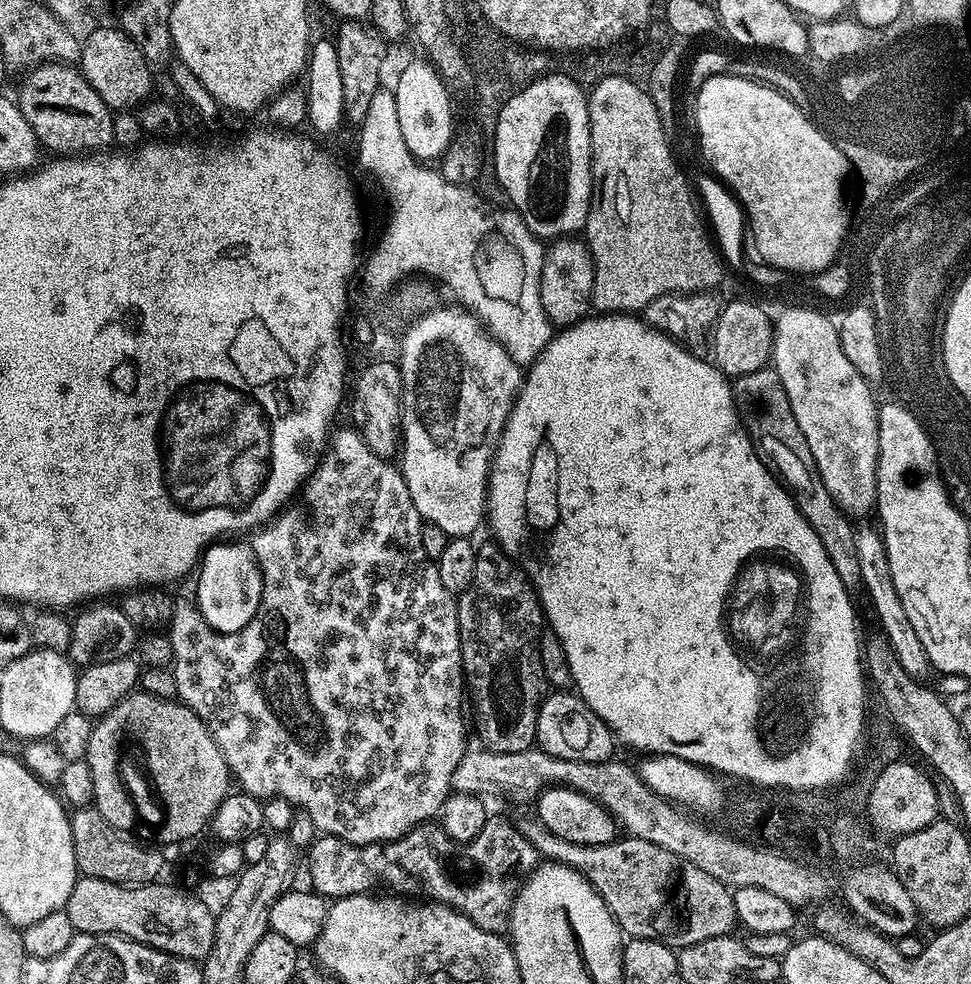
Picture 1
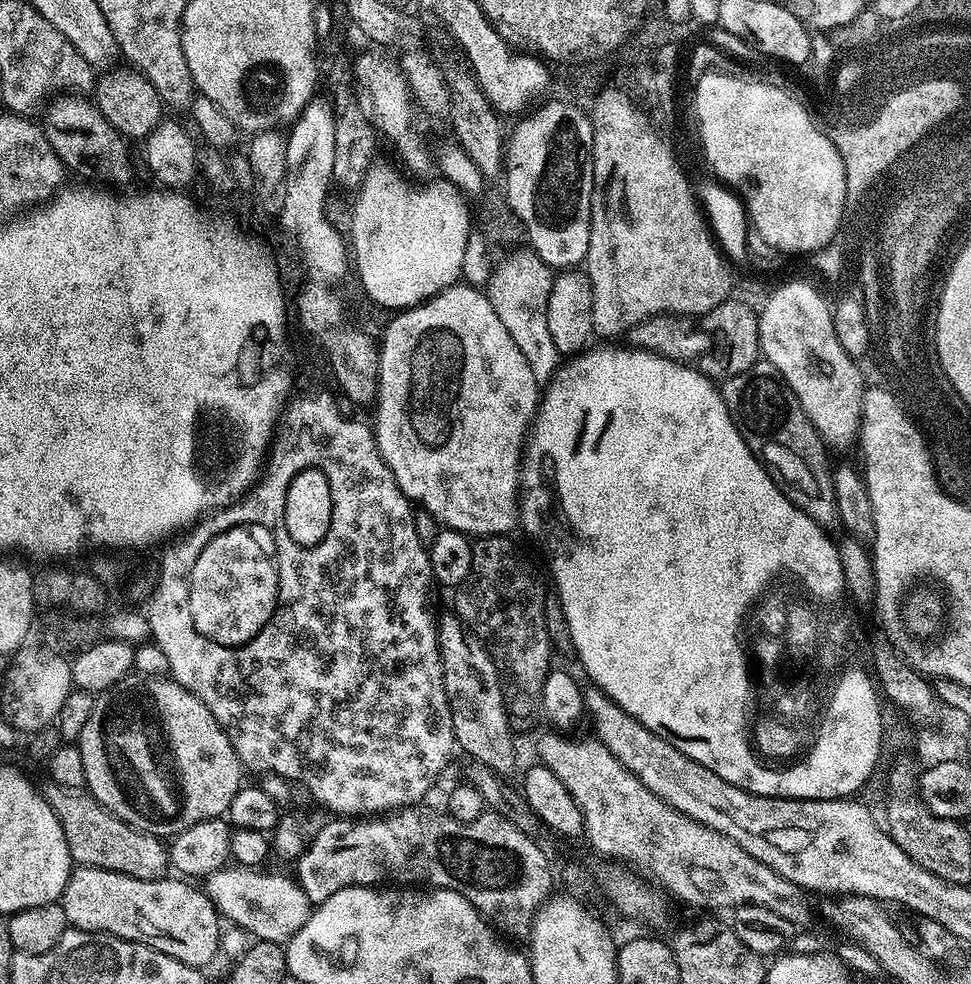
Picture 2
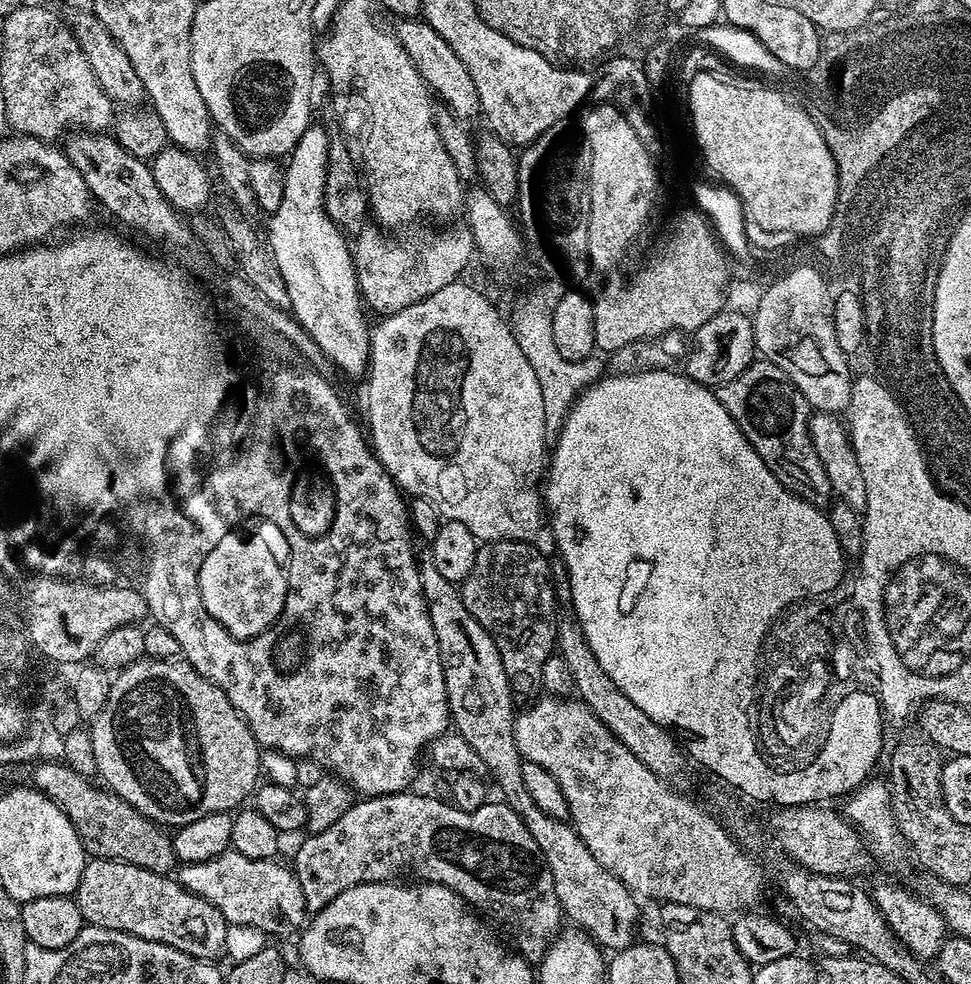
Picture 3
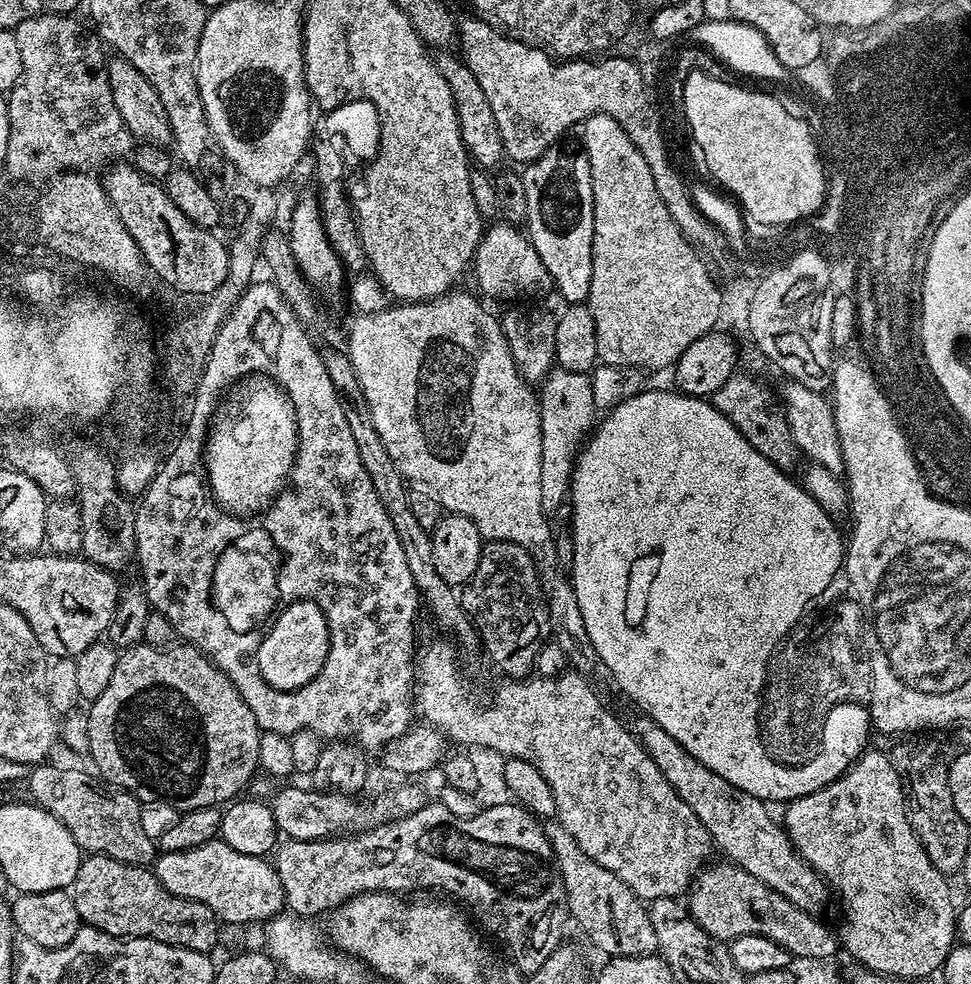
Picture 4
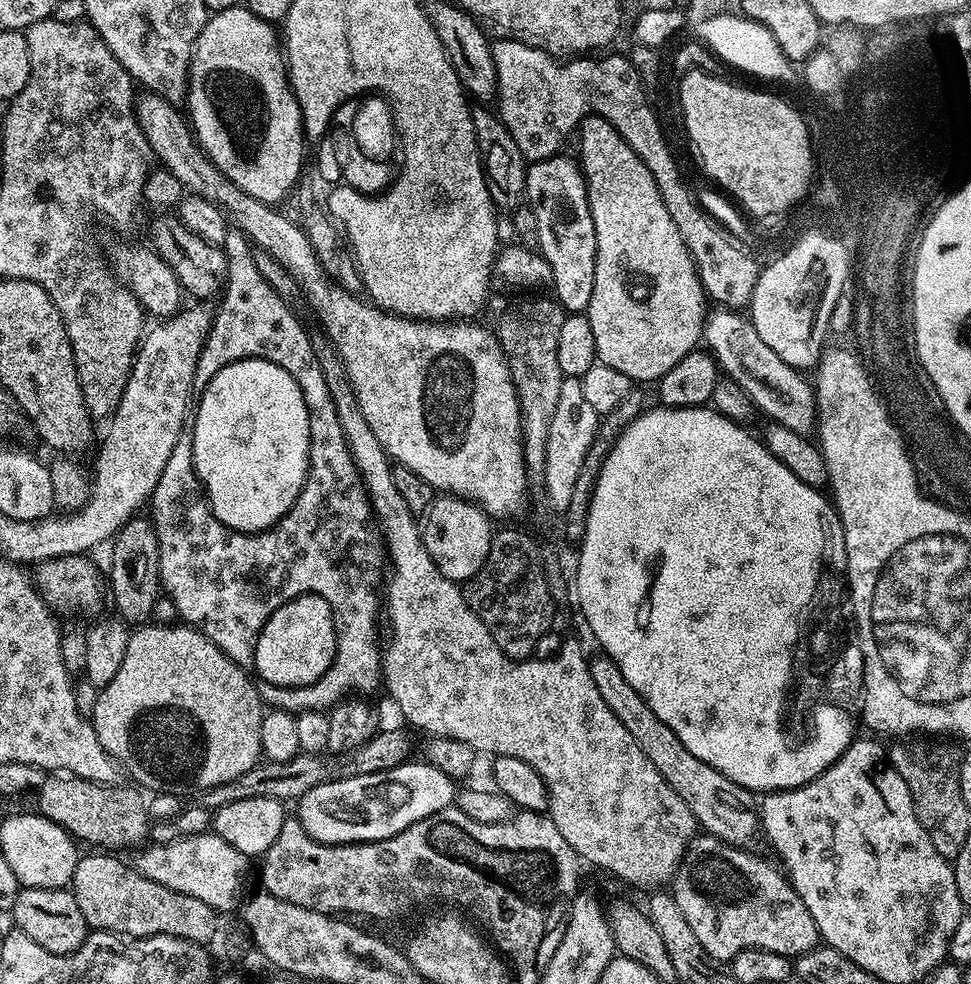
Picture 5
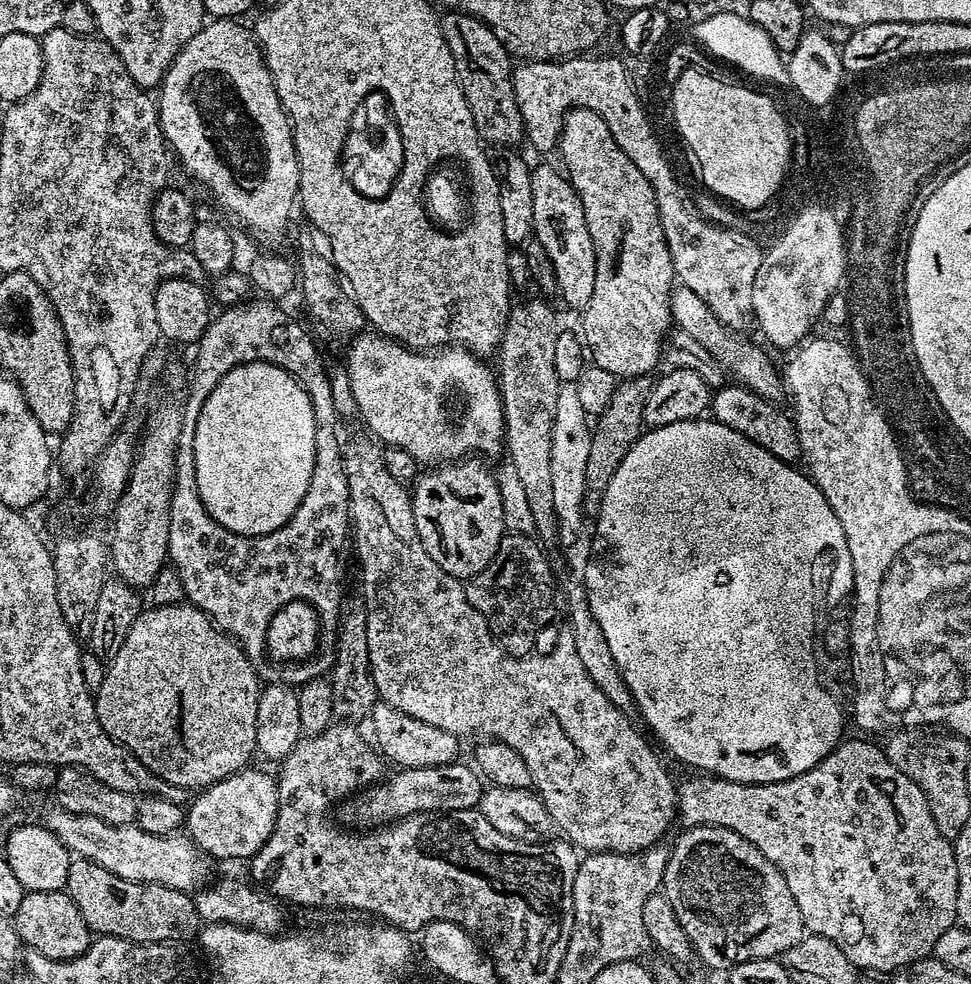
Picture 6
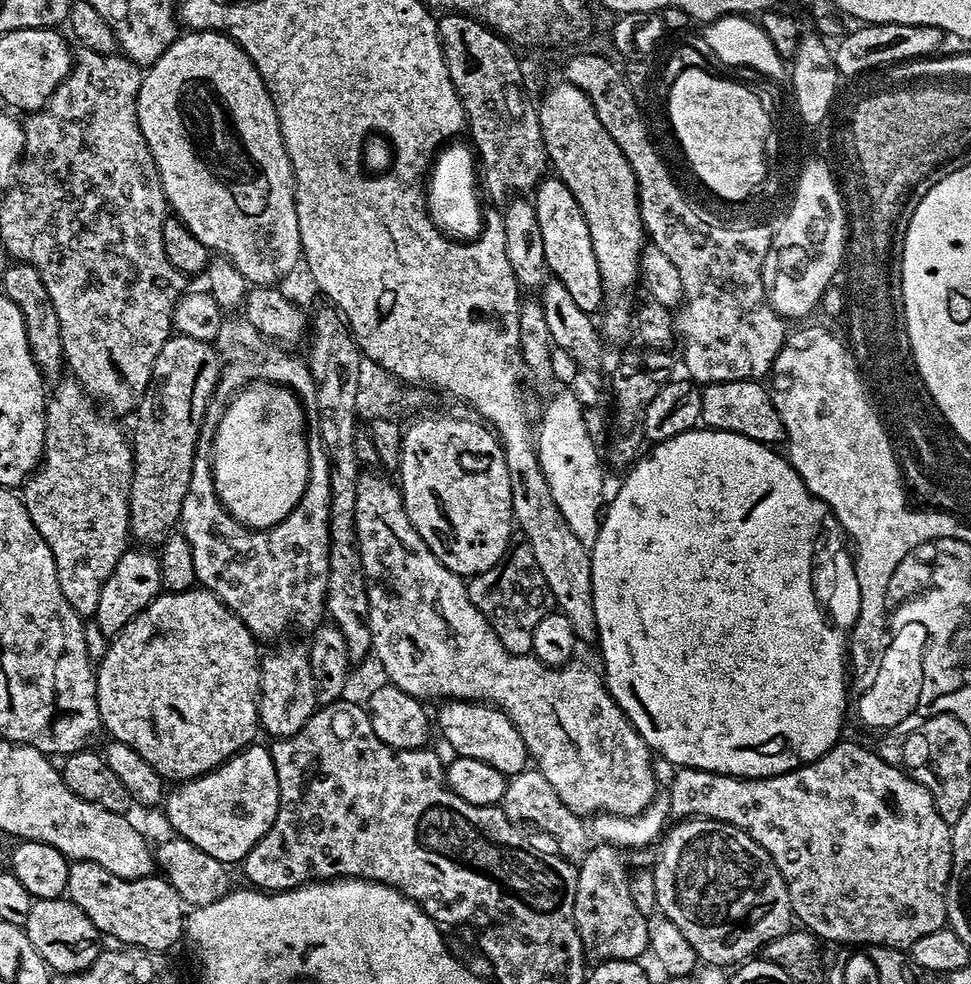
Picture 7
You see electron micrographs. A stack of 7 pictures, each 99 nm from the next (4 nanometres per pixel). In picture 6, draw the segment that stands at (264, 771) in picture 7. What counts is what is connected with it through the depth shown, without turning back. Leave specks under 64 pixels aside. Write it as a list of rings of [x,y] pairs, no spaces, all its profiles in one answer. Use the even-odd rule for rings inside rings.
[[[249,766],[217,784],[211,784],[188,804],[186,832],[192,843],[209,857],[247,861],[256,855],[266,838],[270,838],[278,810],[277,781],[259,772],[256,766]]]

